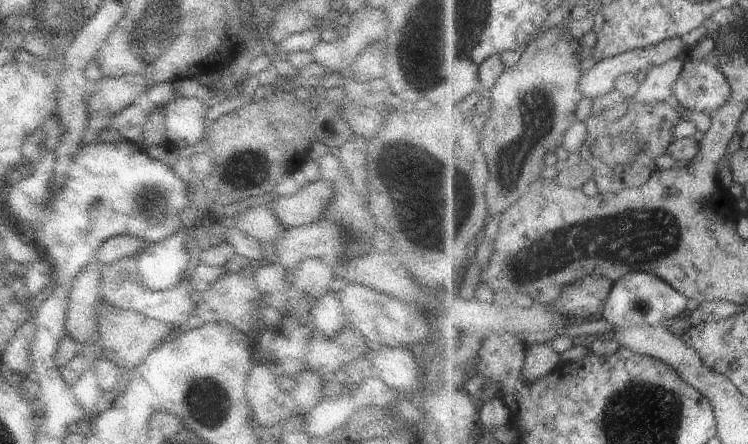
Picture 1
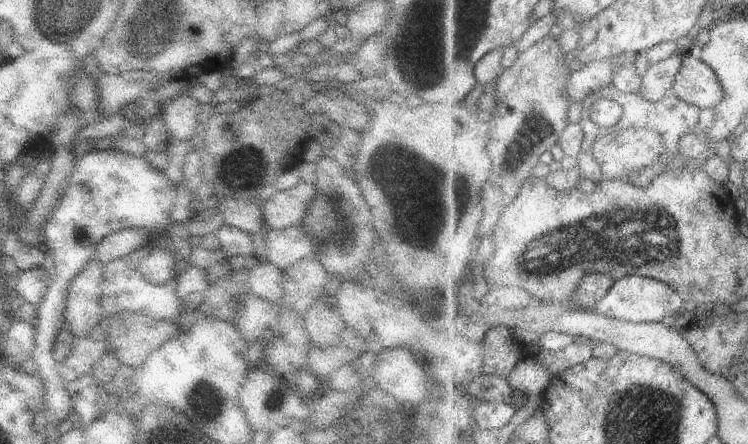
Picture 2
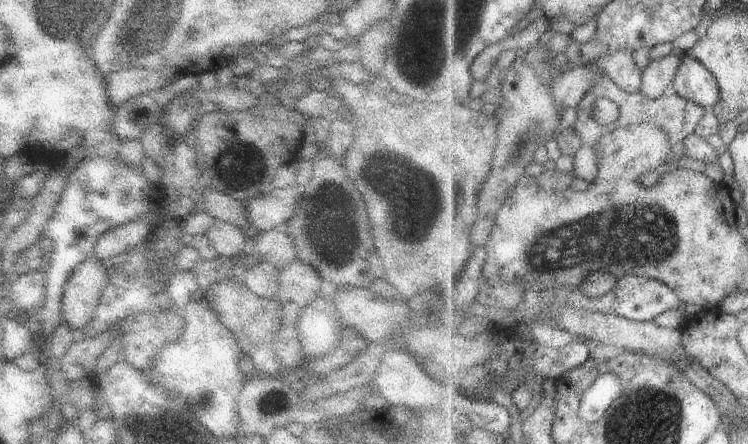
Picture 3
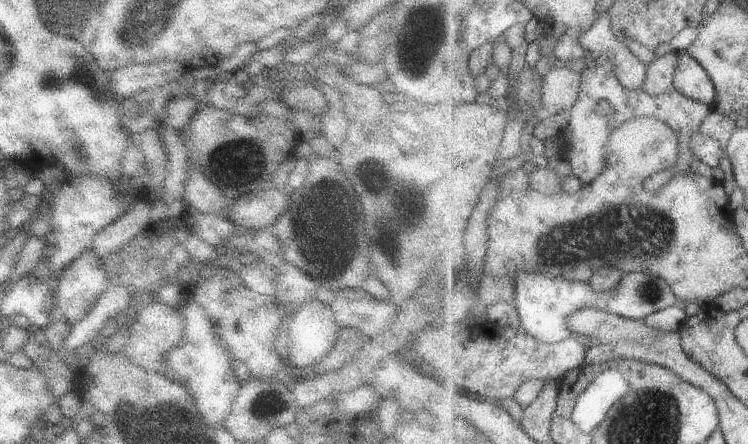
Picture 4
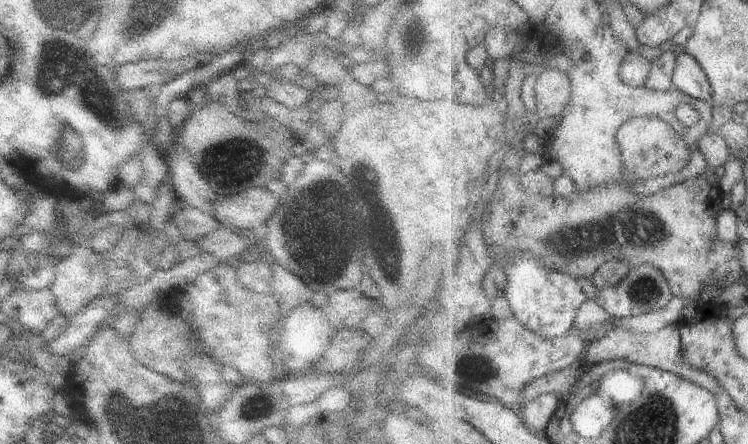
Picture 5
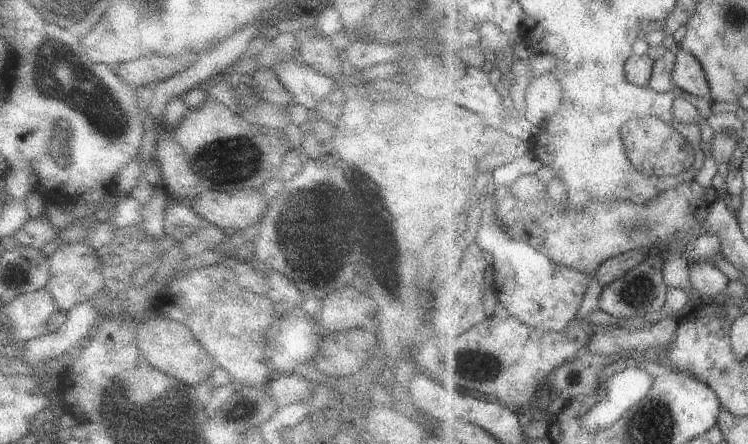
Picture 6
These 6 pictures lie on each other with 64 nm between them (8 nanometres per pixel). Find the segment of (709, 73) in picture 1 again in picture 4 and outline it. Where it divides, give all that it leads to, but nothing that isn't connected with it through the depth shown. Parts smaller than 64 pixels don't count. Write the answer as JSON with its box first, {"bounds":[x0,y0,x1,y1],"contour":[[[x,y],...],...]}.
{"bounds":[673,51,718,105],"contour":[[[686,51],[679,53],[673,87],[684,96],[704,104],[712,105],[718,97],[714,81],[707,70]]]}

